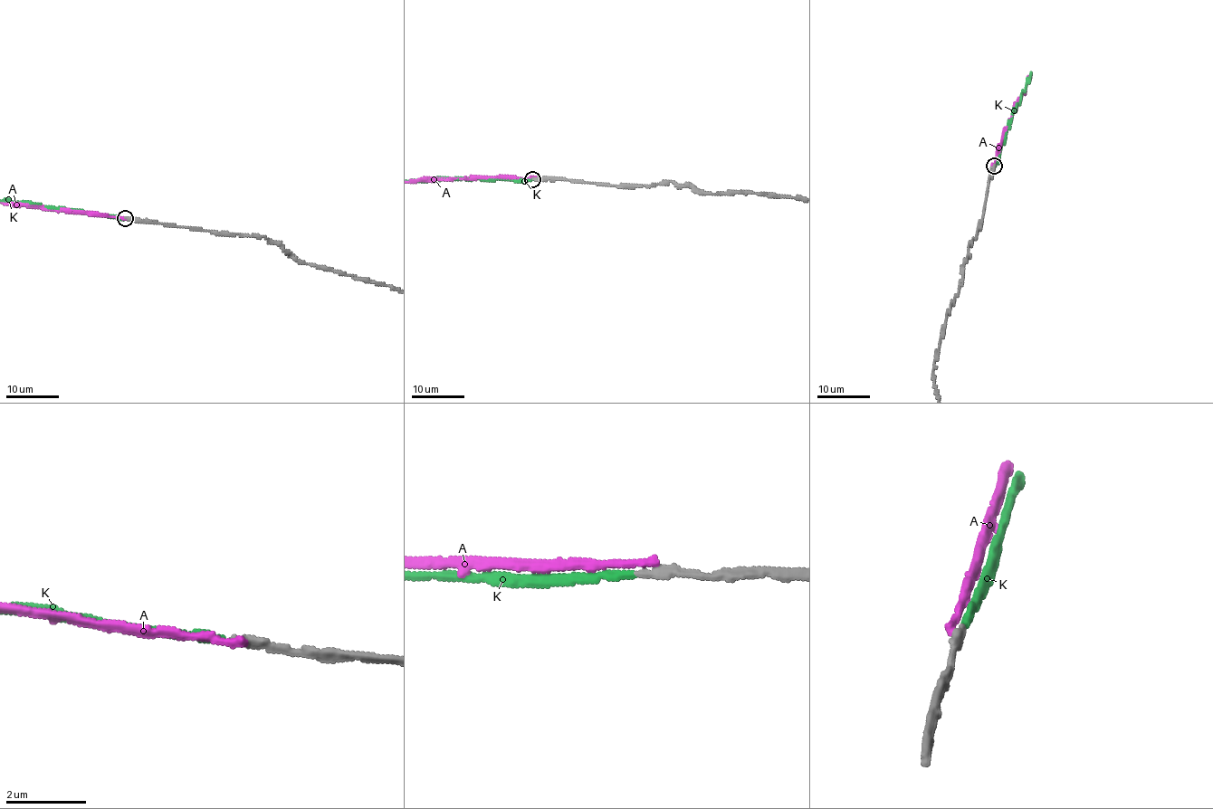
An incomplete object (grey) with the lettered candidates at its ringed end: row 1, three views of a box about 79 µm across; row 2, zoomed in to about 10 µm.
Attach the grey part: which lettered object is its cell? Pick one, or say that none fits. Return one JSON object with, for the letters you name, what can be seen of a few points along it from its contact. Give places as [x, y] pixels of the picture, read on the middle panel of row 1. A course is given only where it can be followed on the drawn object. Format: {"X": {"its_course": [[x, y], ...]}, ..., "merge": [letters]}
{"merge": ["K"]}

